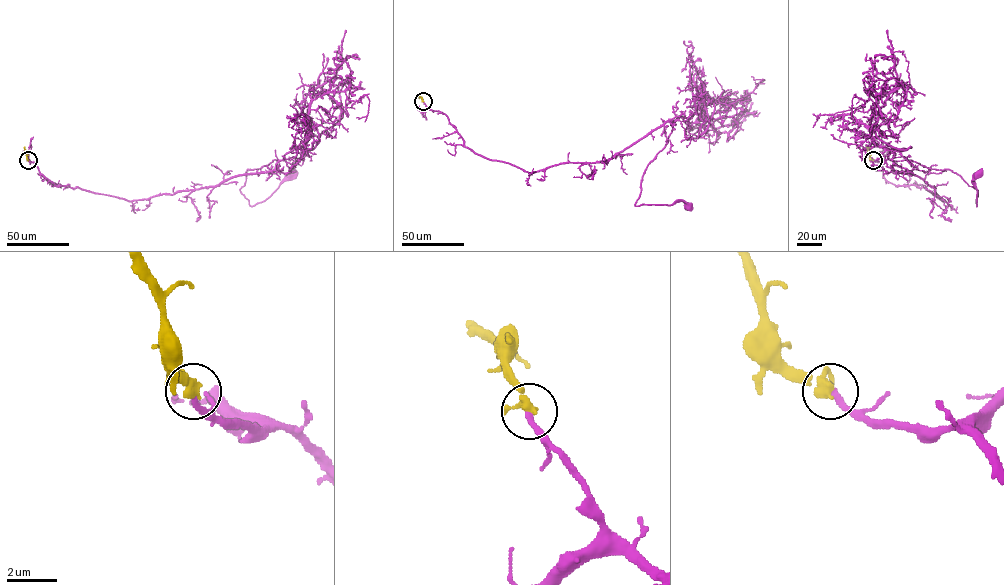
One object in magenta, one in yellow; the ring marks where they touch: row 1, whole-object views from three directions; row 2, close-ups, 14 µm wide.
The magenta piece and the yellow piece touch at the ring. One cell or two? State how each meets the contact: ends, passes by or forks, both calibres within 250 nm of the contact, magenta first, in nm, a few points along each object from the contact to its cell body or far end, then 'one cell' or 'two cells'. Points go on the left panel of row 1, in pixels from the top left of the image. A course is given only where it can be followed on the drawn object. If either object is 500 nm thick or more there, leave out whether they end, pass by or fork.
magenta ends | yellow passes by | 240/280 nm | magenta via (28, 160), (56, 186), (128, 200), (217, 186), (277, 160), (246, 172), (240, 192), (255, 205), (293, 174) | yellow via (28, 160), (24, 147) | one cell

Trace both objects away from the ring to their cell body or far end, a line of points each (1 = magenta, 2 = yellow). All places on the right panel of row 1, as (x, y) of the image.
1: (873, 160), (888, 181), (942, 200), (893, 164), (950, 169), (978, 191), (976, 205), (978, 174)
2: (873, 160), (867, 150), (870, 147)

